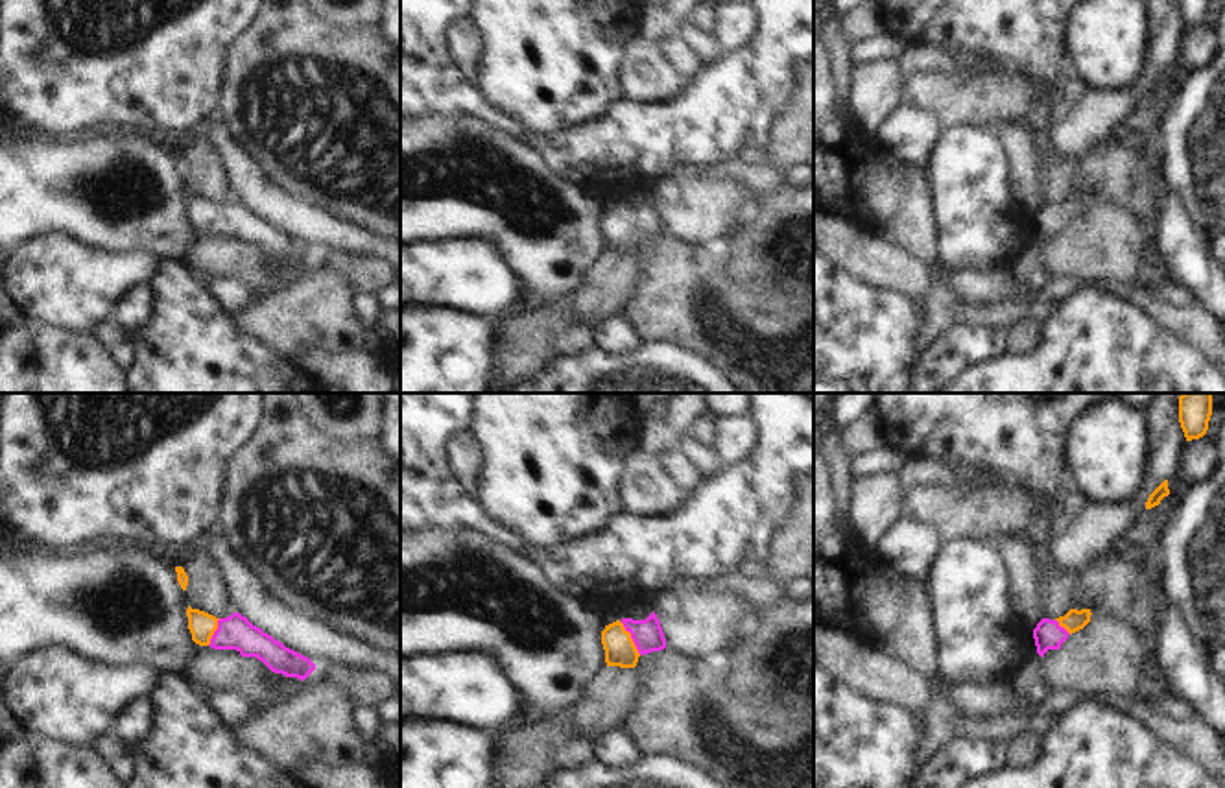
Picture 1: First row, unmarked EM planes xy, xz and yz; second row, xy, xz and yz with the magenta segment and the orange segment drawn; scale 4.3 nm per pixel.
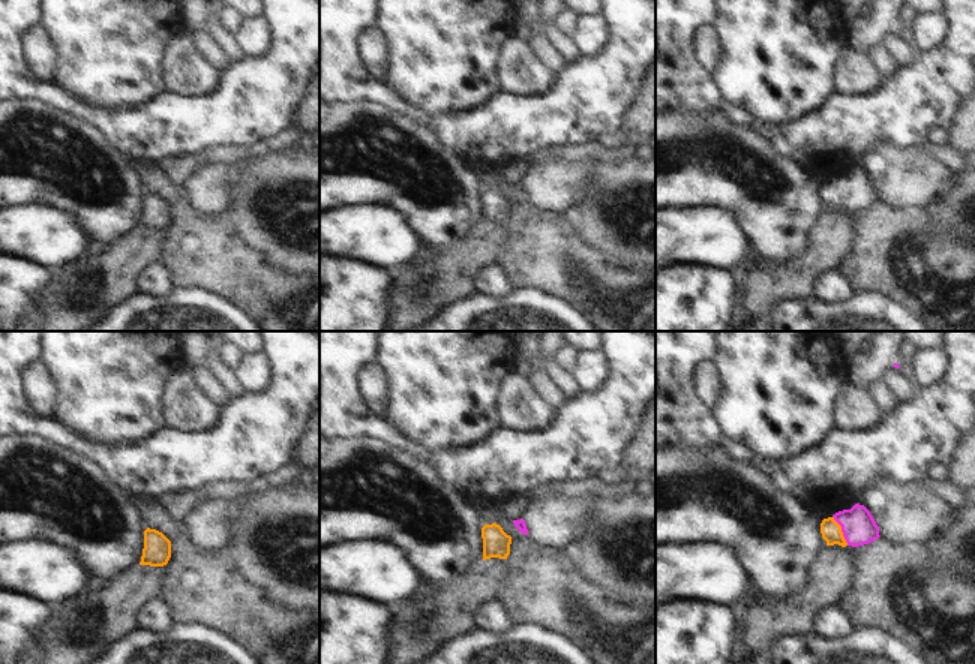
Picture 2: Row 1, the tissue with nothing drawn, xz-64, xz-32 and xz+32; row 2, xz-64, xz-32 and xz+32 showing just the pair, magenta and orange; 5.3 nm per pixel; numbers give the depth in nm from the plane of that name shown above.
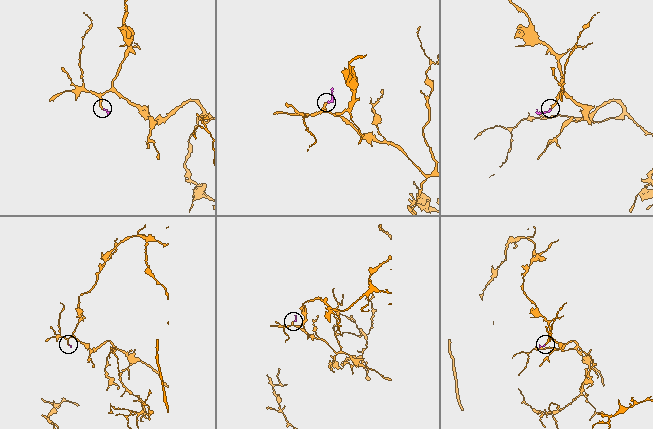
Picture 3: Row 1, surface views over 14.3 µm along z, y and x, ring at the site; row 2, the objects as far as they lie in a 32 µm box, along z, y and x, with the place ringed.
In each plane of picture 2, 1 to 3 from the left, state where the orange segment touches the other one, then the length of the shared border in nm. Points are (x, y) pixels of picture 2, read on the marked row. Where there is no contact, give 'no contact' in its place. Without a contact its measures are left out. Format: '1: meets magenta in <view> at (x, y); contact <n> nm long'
1: no contact
2: no contact
3: meets magenta in xz+32 at (842, 531); contact 180 nm long

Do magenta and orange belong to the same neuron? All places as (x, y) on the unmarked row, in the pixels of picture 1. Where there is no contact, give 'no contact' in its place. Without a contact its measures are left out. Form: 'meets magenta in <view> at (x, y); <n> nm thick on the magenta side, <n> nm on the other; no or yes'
meets magenta in xz at (631, 224); 130 nm thick on the magenta side, 140 nm on the other; yes

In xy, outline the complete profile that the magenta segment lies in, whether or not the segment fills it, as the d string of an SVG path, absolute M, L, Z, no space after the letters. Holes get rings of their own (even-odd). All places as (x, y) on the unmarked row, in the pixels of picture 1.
M188 192L186 203L192 227L199 233L236 236L242 244L256 244L275 260L301 268L315 257L315 251L308 244L286 234L240 199L216 205Z

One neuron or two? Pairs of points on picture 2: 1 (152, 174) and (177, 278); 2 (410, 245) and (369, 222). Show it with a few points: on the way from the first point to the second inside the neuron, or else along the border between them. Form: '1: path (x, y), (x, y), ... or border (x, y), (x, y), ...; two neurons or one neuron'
1: path (177, 200), (180, 203), (180, 252); one neuron
2: path (399, 243), (389, 240), (380, 233); one neuron

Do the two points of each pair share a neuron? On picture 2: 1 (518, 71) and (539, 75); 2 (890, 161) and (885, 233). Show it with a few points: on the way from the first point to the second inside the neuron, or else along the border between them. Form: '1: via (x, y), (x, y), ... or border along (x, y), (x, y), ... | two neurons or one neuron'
1: via (522, 71), (527, 75), (534, 75) | one neuron
2: border along (879, 201), (902, 209), (921, 210) | two neurons

